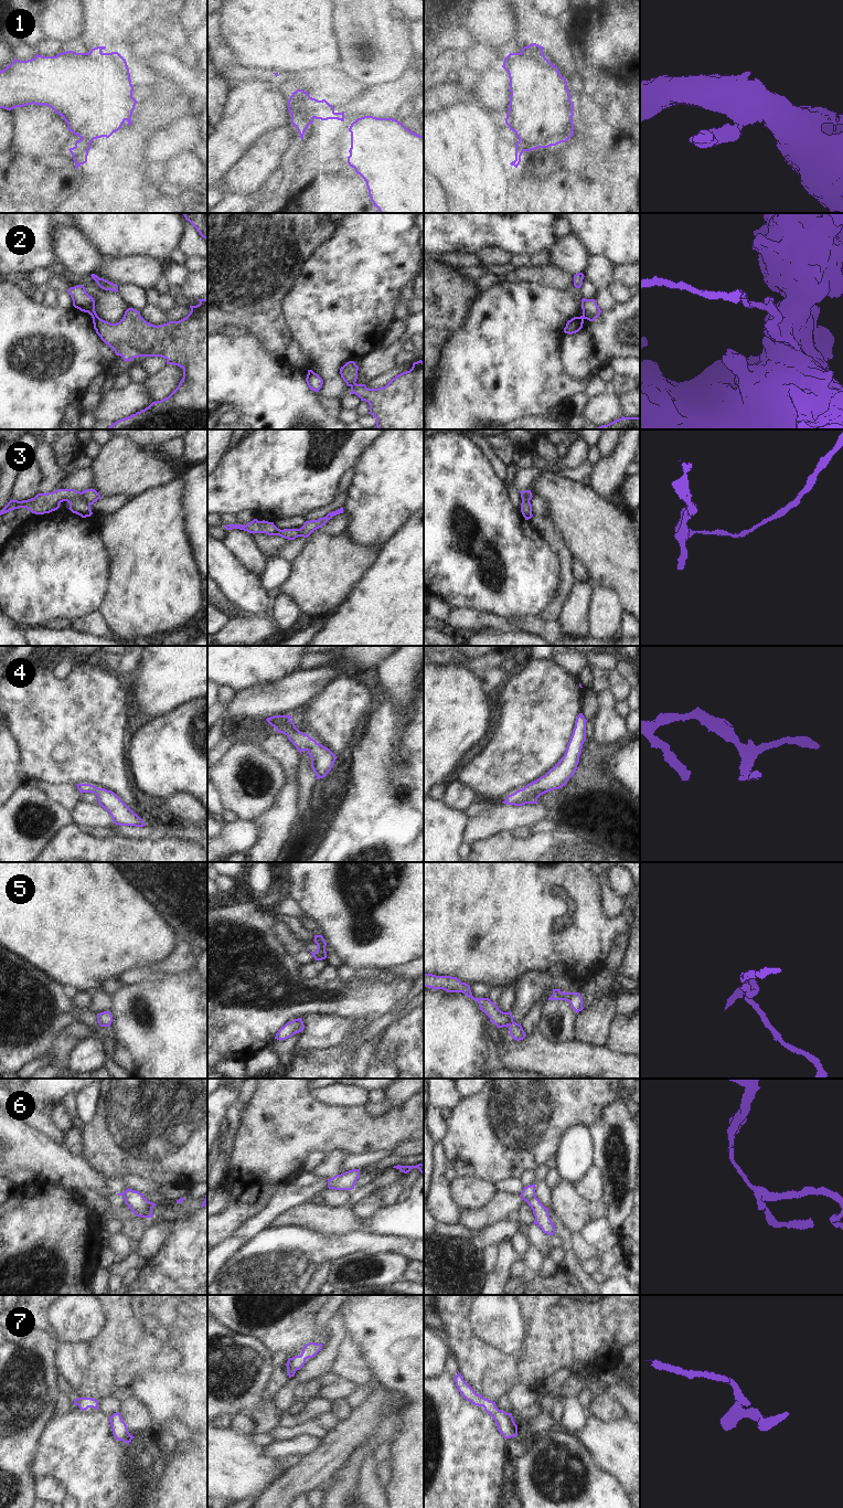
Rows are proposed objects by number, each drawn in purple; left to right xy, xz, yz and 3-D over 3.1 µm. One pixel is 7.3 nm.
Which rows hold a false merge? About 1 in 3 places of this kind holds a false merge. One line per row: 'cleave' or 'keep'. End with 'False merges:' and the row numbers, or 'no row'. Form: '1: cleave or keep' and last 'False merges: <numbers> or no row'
1: cleave
2: cleave
3: cleave
4: keep
5: cleave
6: cleave
7: keep
False merges: 1, 2, 3, 5, 6

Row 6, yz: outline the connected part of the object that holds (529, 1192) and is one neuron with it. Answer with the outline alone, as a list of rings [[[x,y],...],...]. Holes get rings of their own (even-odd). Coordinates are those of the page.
[[[530,1185],[527,1187],[524,1187],[523,1191],[520,1194],[524,1201],[527,1201],[532,1198],[536,1198],[535,1196],[535,1185]]]

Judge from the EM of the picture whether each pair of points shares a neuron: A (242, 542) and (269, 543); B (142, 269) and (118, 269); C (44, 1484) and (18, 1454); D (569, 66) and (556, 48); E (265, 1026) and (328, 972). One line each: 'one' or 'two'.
A: two
B: one
C: two
D: one
E: two

